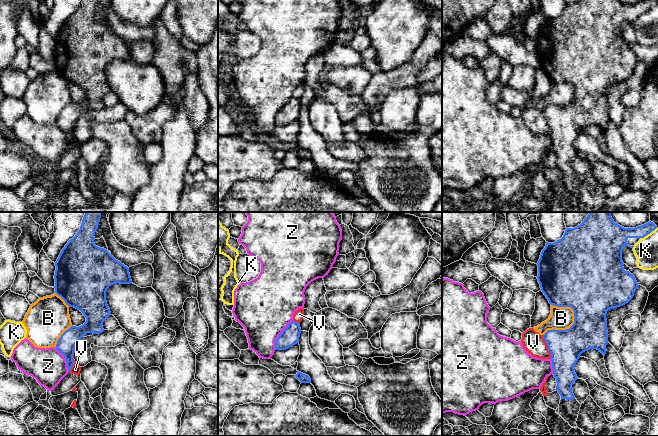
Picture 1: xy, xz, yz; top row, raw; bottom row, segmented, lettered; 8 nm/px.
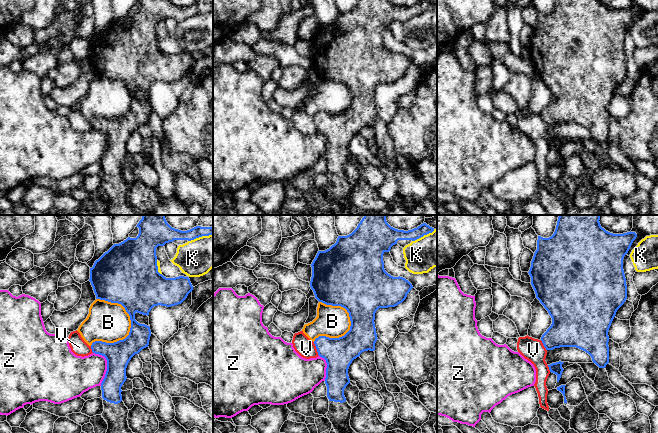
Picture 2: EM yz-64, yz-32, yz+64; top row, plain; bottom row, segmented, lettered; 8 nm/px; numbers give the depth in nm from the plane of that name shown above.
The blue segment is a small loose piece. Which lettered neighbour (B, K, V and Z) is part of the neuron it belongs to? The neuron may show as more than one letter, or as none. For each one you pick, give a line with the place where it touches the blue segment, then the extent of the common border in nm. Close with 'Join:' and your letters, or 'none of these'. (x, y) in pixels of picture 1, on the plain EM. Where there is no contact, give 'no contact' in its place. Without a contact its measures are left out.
Join: none of these

